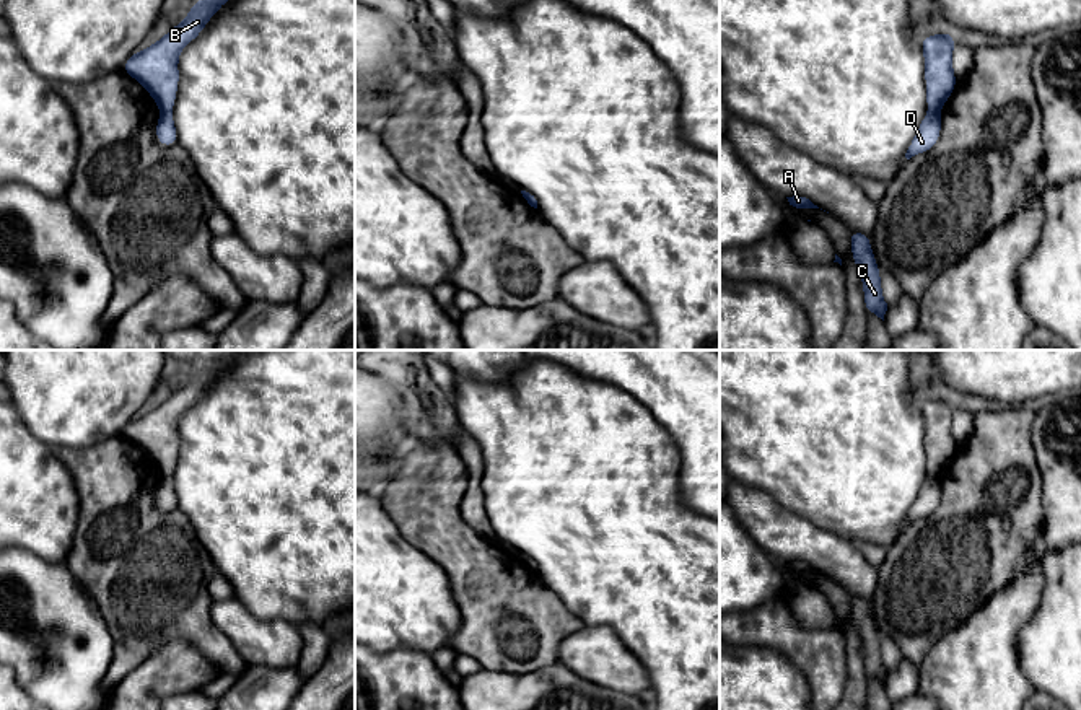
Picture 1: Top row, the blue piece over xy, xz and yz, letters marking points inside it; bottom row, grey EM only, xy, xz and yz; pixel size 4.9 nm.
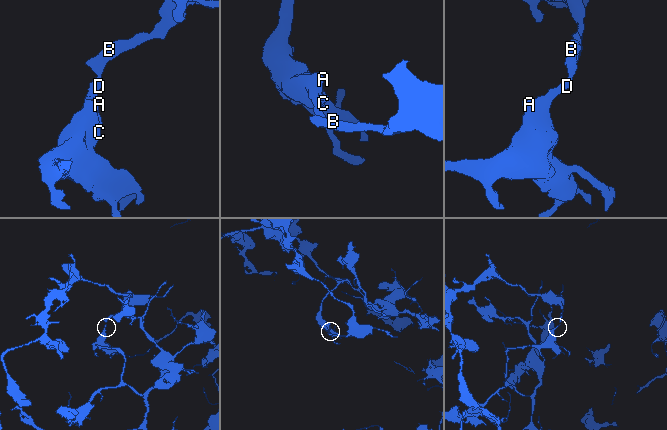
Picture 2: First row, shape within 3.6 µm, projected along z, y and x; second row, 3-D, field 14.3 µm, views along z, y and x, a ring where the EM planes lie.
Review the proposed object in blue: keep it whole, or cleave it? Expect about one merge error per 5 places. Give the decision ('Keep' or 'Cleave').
Cleave

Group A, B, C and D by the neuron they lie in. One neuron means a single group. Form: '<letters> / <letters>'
A C D / B

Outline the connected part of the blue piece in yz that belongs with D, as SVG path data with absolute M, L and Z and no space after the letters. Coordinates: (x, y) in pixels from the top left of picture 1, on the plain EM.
M930 476L920 492L918 498L910 506L905 523L910 524L915 519L925 518L938 508L941 498L941 484L938 477Z

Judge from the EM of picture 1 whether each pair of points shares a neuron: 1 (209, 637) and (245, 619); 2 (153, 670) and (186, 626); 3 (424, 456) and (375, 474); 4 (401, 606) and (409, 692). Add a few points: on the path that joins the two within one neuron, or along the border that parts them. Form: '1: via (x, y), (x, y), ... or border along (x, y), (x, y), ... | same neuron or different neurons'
1: border along (212, 601), (214, 624), (243, 661) | different neurons
2: border along (207, 660), (191, 645), (170, 642), (142, 663) | different neurons
3: border along (393, 477), (378, 494) | different neurons
4: border along (372, 648), (376, 652), (422, 650), (430, 655) | different neurons

